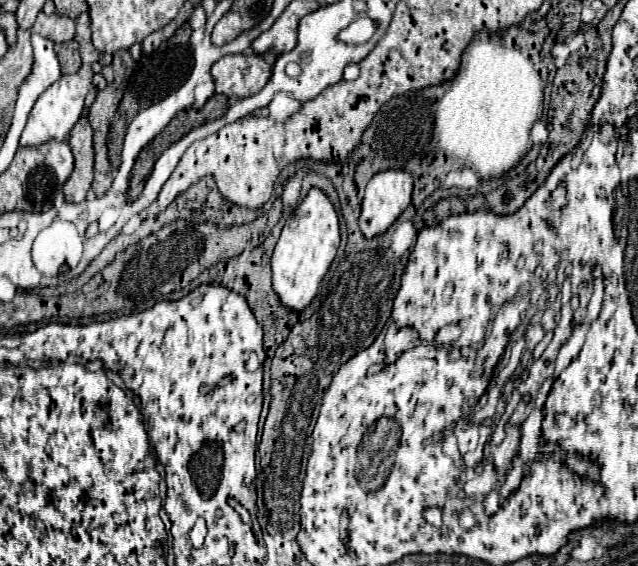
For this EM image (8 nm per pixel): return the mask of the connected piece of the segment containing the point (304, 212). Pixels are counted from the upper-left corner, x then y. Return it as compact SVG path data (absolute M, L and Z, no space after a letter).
M313 187L307 193L307 197L299 203L295 213L287 219L271 257L273 289L285 307L301 311L311 303L311 299L319 291L325 273L329 271L329 265L337 255L337 249L339 249L337 211L329 197Z

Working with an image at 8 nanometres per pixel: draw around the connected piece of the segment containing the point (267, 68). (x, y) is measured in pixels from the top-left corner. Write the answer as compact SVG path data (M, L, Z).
M225 55L211 67L215 93L225 97L251 97L261 91L271 75L271 65L261 55Z

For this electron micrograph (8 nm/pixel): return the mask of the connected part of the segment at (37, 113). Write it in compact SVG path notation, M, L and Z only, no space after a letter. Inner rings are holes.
M81 13L77 19L77 43L81 45L83 49L83 65L81 69L75 73L75 75L63 75L59 81L55 81L35 103L31 115L29 115L29 121L23 129L23 135L19 139L19 145L21 147L39 147L43 143L47 143L49 139L55 139L55 141L63 141L69 131L73 129L73 125L77 123L77 119L81 117L81 111L83 111L83 101L85 101L85 95L87 91L91 89L91 77L93 77L93 71L91 71L91 63L97 61L99 57L99 51L93 47L91 43L91 29L89 29L89 13Z

